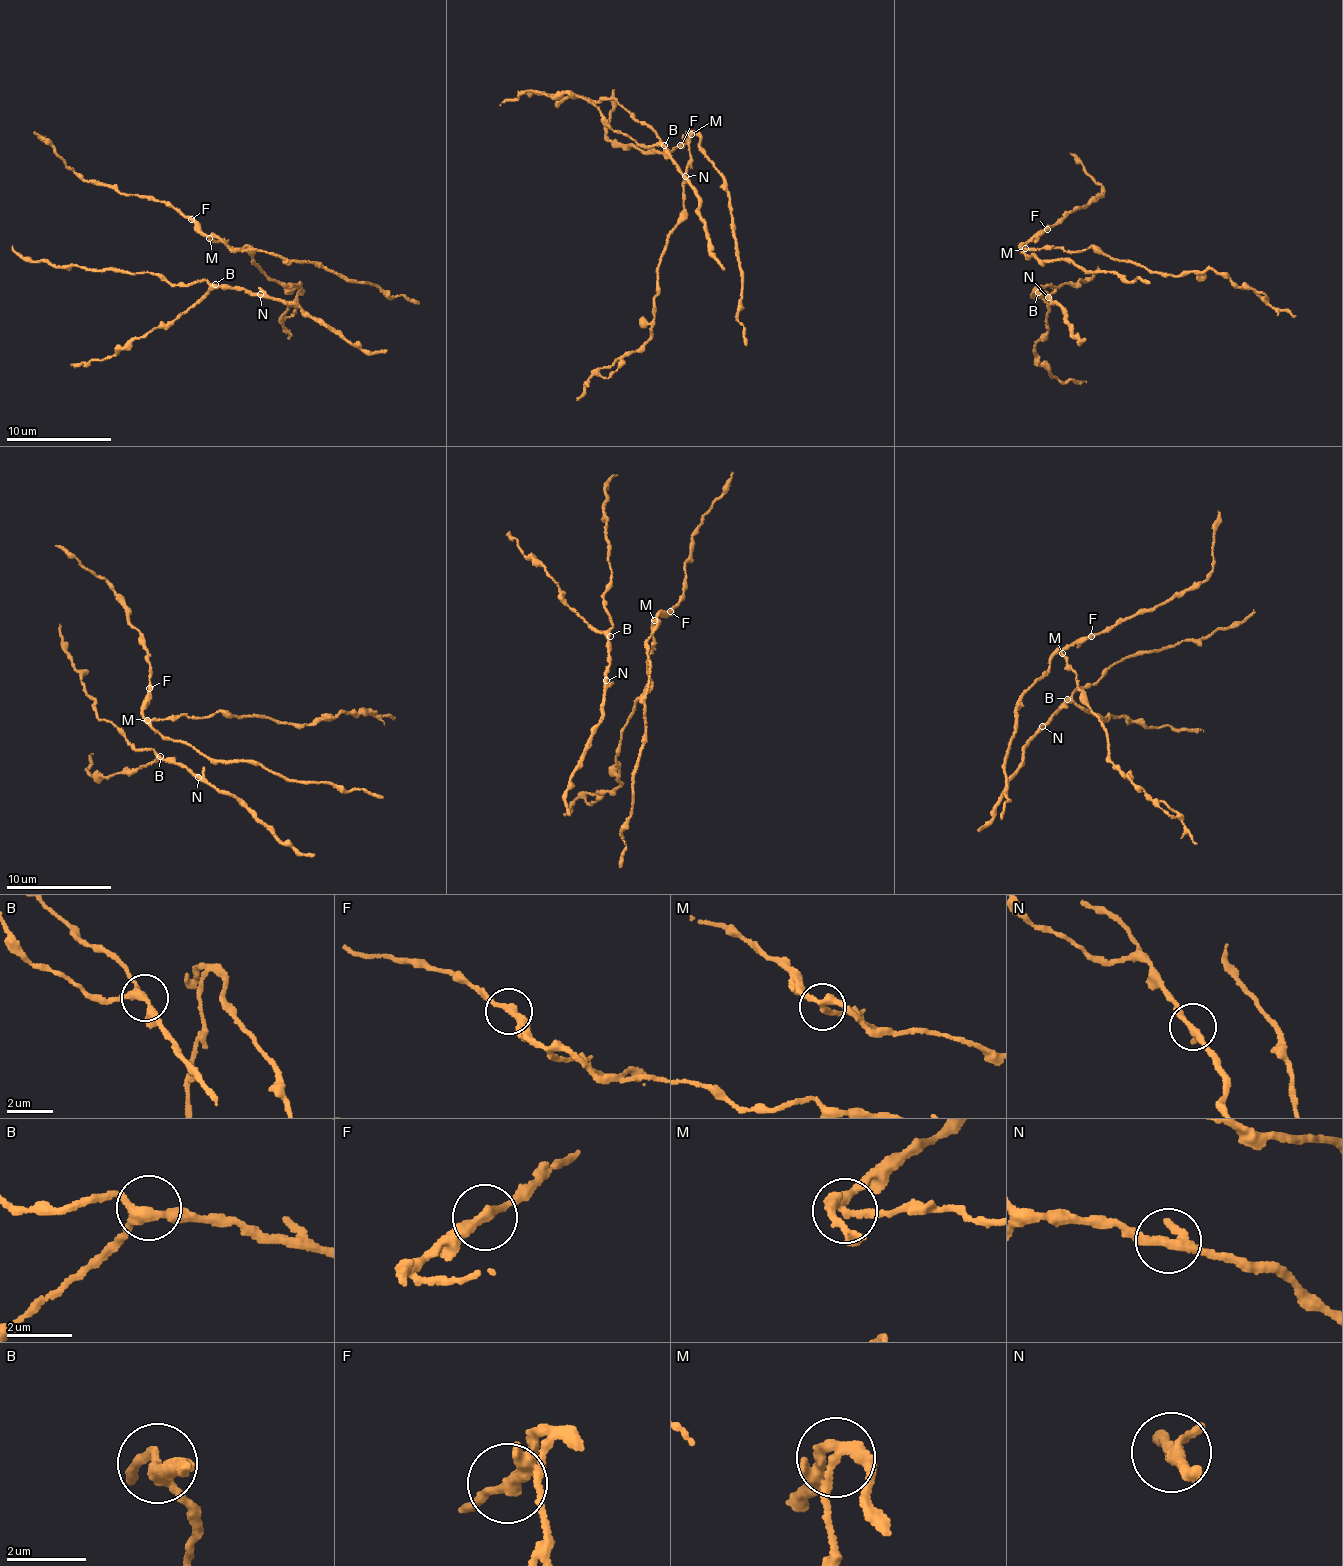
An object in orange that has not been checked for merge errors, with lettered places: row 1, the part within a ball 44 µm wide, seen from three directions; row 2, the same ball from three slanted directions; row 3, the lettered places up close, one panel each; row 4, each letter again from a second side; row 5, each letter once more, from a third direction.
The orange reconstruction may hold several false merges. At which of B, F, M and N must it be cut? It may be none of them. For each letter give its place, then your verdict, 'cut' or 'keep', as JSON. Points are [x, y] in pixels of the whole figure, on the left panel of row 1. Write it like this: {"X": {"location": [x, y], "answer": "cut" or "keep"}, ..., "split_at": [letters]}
{"B": {"location": [215, 284], "answer": "keep"}, "F": {"location": [191, 219], "answer": "keep"}, "M": {"location": [209, 238], "answer": "cut"}, "N": {"location": [260, 294], "answer": "keep"}, "split_at": ["M"]}

